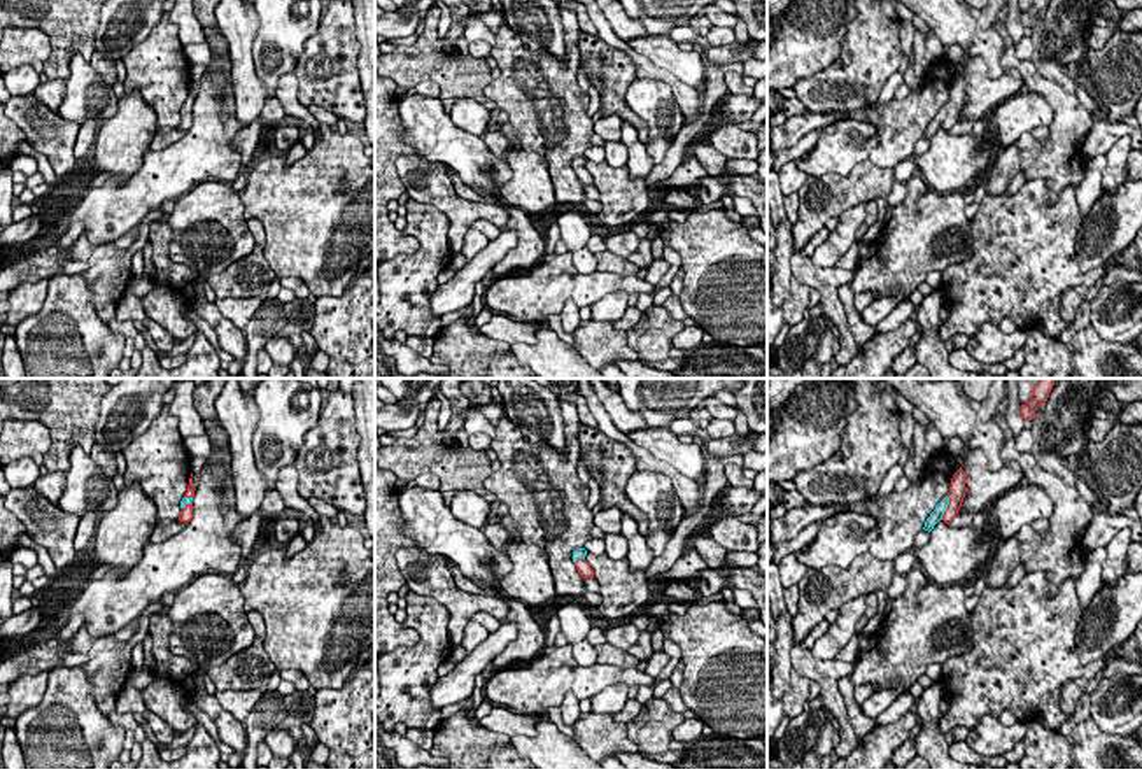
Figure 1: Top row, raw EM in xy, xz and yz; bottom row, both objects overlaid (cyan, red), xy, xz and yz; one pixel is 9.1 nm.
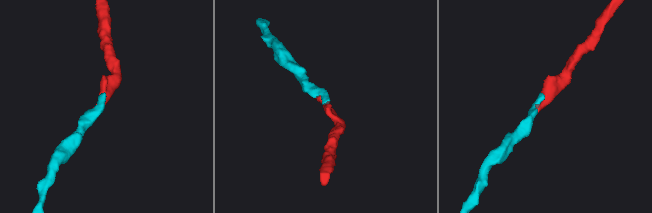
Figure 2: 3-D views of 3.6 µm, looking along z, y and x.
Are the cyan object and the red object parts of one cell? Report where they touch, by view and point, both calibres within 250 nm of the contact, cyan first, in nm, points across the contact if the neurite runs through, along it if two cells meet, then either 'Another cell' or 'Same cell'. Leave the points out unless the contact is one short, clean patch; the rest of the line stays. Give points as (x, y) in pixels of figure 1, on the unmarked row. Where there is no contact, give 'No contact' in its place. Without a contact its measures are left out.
Touches cyan at yz (946, 116). Thickness 120 nm (cyan) against 160 nm. Path across: yz (936, 123), (946, 116), (957, 98). Same cell

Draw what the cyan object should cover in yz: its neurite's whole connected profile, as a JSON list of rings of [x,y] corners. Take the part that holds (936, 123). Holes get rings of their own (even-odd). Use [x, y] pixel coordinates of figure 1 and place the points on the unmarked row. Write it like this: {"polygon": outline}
{"polygon": [[[960,75],[951,86],[948,103],[930,121],[923,137],[930,140],[939,128],[949,131],[958,123],[965,100],[965,79]]]}

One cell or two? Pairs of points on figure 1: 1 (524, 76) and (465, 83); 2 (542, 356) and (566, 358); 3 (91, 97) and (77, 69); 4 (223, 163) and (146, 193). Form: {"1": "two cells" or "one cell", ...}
{"1": "two cells", "2": "one cell", "3": "one cell", "4": "one cell"}

